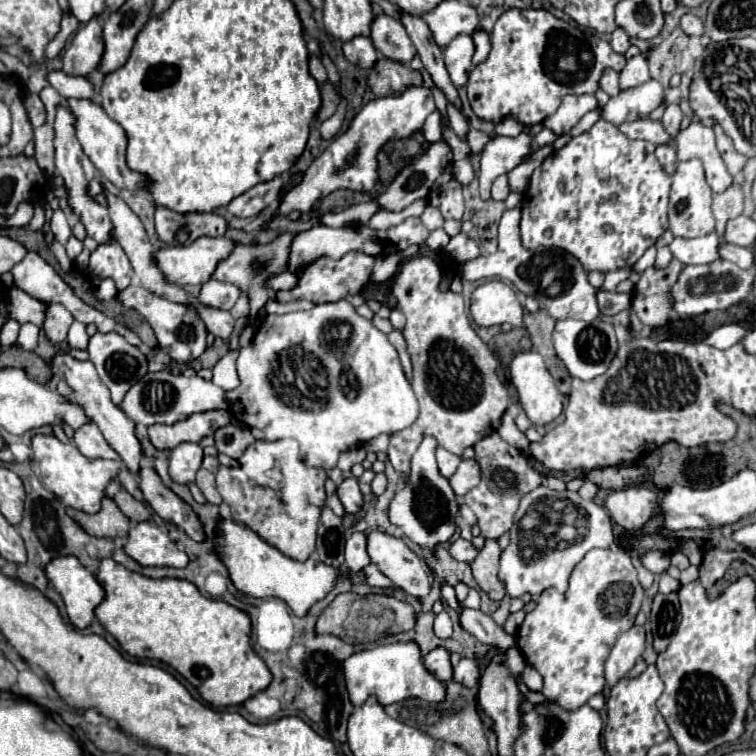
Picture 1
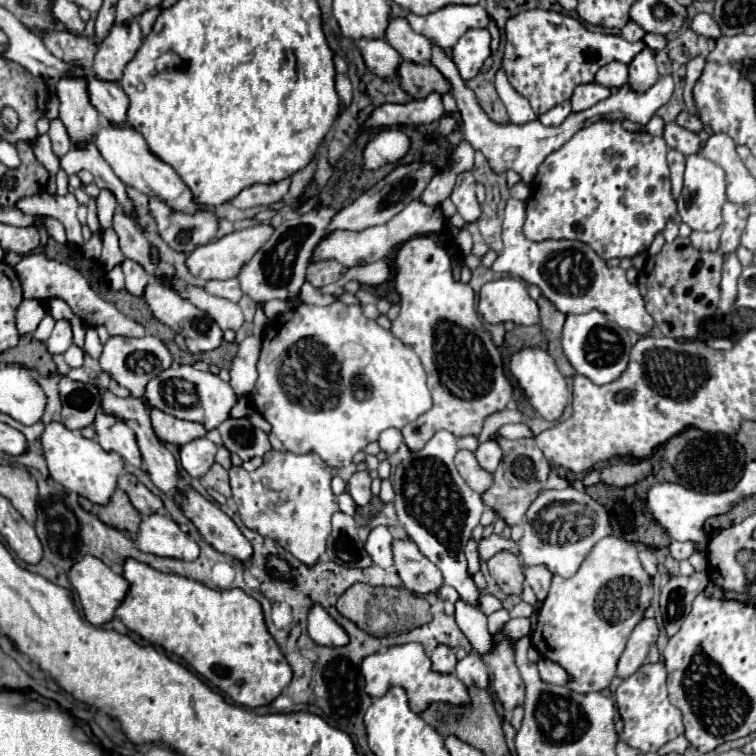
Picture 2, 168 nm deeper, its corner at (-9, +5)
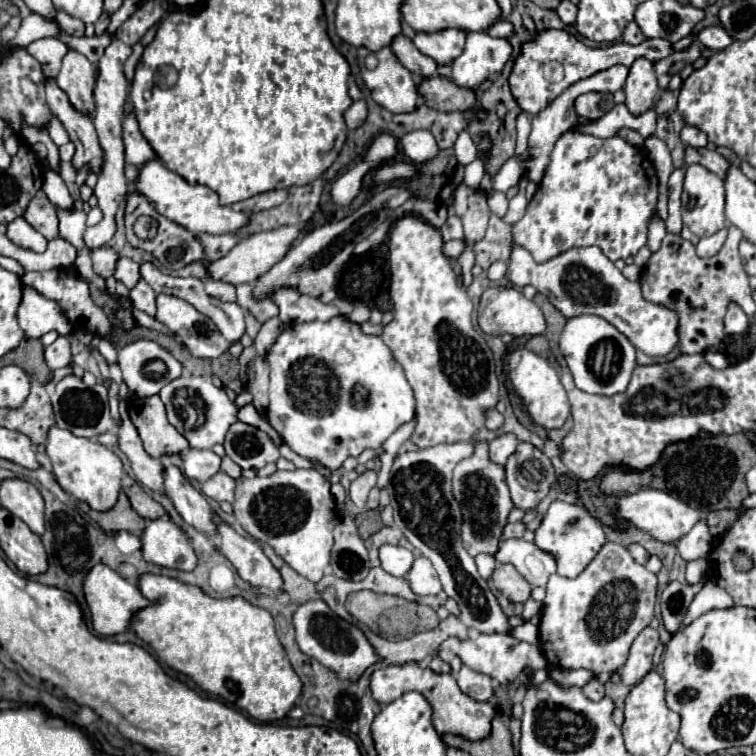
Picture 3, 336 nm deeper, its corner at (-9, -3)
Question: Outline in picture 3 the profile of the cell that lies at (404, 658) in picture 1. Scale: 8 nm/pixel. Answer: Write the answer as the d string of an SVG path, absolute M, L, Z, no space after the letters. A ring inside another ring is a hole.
M414 661L404 663L404 665L388 665L388 667L376 669L370 675L370 689L372 689L372 697L380 705L392 703L396 697L404 695L406 691L422 693L432 707L432 725L434 725L436 731L440 731L440 735L460 733L462 737L468 737L470 741L476 741L476 737L484 737L484 733L488 733L488 721L492 721L492 717L496 715L496 709L490 703L476 701L470 695L462 693L452 675L432 673L430 669L422 669Z

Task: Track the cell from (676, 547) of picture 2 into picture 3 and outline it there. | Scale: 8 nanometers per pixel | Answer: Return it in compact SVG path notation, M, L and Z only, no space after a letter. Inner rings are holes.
M702 519L700 523L696 523L692 527L692 531L678 541L676 549L678 549L678 555L684 561L694 561L694 559L708 557L708 553L712 549L712 535L708 531L706 519Z

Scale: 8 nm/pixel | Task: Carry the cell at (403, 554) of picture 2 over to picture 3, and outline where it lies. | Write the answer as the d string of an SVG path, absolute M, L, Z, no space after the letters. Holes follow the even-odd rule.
M416 557L410 571L406 573L406 581L414 595L438 595L442 591L440 579L432 569L432 563L426 557Z

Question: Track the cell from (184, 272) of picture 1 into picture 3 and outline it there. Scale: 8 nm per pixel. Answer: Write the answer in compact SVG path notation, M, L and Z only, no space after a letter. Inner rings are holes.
M278 227L278 229L254 233L248 239L242 239L234 249L230 249L228 255L224 255L216 261L210 261L208 273L210 273L212 279L224 281L224 283L230 283L230 285L254 283L272 265L276 265L276 261L280 261L280 257L284 257L284 253L288 253L288 249L292 247L292 243L296 241L298 235L300 235L300 227Z

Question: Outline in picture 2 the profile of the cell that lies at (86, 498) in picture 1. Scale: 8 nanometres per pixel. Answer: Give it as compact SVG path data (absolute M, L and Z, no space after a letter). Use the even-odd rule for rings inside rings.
M48 423L40 441L42 441L44 457L48 461L48 469L54 481L58 481L68 491L74 491L90 499L92 503L104 505L110 501L116 489L118 473L124 469L122 457L118 453L104 451L94 439L86 439L80 433L66 429L62 423Z

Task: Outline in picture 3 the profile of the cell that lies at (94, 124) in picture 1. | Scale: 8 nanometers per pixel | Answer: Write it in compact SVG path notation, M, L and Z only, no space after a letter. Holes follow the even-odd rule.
M150 159L138 169L134 189L138 195L144 195L162 217L182 225L192 233L224 235L224 233L234 233L248 223L248 213L236 213L230 207L222 207L212 189L204 185L188 185L178 173L170 171L158 159Z

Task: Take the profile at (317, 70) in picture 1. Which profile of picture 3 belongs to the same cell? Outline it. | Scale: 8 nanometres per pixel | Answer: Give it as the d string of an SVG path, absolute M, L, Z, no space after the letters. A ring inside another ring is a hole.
M360 99L360 101L354 101L346 113L344 113L344 119L346 119L346 125L348 129L354 129L356 125L360 125L360 121L364 121L366 117L366 101Z

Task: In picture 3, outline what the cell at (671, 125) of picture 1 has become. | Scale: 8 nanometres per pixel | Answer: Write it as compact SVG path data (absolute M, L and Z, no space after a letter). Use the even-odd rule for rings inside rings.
M684 125L680 137L682 137L684 145L692 145L692 147L706 147L706 143L708 143L706 133L702 133L700 129L696 129L692 125Z

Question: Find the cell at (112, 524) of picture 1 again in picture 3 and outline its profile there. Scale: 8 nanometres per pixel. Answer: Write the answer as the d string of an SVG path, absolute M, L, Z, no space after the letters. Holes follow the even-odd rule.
M120 493L118 503L110 511L100 513L96 521L100 521L104 531L128 531L136 537L142 535L146 525L146 521L130 507L130 501L124 493Z

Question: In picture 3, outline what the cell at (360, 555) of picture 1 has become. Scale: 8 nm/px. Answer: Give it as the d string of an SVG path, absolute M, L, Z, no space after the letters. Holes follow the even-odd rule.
M382 545L378 549L378 557L380 557L380 567L394 577L404 577L408 565L412 565L414 559L414 555L400 545Z

